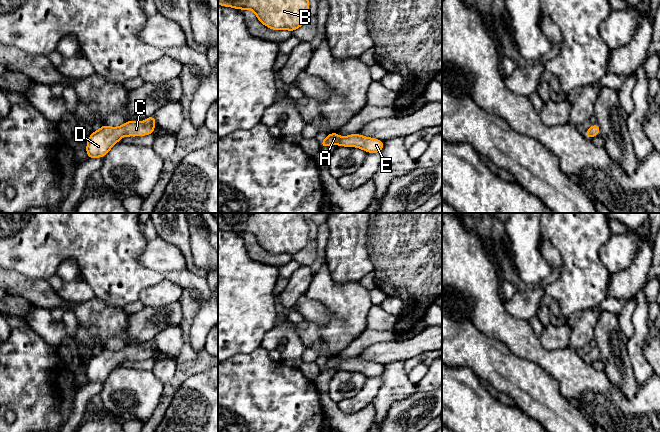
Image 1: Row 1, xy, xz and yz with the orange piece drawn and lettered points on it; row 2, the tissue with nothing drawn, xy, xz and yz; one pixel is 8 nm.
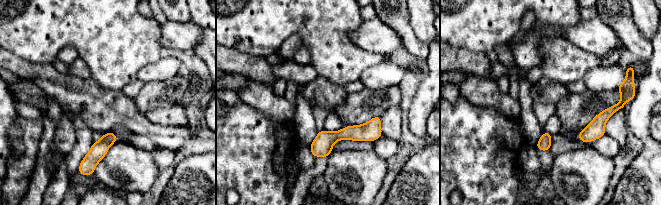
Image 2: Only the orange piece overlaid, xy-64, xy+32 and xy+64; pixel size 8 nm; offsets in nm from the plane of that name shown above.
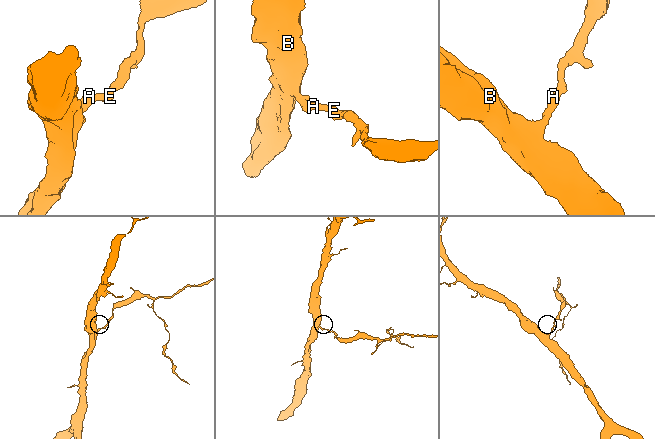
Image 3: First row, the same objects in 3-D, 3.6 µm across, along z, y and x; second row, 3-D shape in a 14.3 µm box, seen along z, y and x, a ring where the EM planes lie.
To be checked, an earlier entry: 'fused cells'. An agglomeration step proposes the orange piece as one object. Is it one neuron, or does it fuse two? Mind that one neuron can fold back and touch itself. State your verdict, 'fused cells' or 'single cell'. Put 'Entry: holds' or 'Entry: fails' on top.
Entry: fails
single cell

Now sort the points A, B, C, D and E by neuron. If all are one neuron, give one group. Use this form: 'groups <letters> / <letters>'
groups A B C D E

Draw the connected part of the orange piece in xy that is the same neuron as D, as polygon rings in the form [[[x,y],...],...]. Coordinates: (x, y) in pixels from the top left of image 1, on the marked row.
[[[154,115],[146,118],[143,122],[126,121],[120,127],[109,127],[103,124],[100,129],[89,136],[86,153],[89,159],[104,158],[109,150],[125,136],[154,135],[154,126],[156,124]]]

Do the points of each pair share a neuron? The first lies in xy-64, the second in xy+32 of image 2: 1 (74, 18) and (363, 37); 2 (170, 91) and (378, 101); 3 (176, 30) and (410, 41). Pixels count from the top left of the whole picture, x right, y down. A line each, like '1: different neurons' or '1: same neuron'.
1: different neurons
2: same neuron
3: different neurons

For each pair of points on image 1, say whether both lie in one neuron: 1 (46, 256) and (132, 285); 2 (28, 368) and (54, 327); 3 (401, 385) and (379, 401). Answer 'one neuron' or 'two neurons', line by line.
1: one neuron
2: two neurons
3: one neuron

